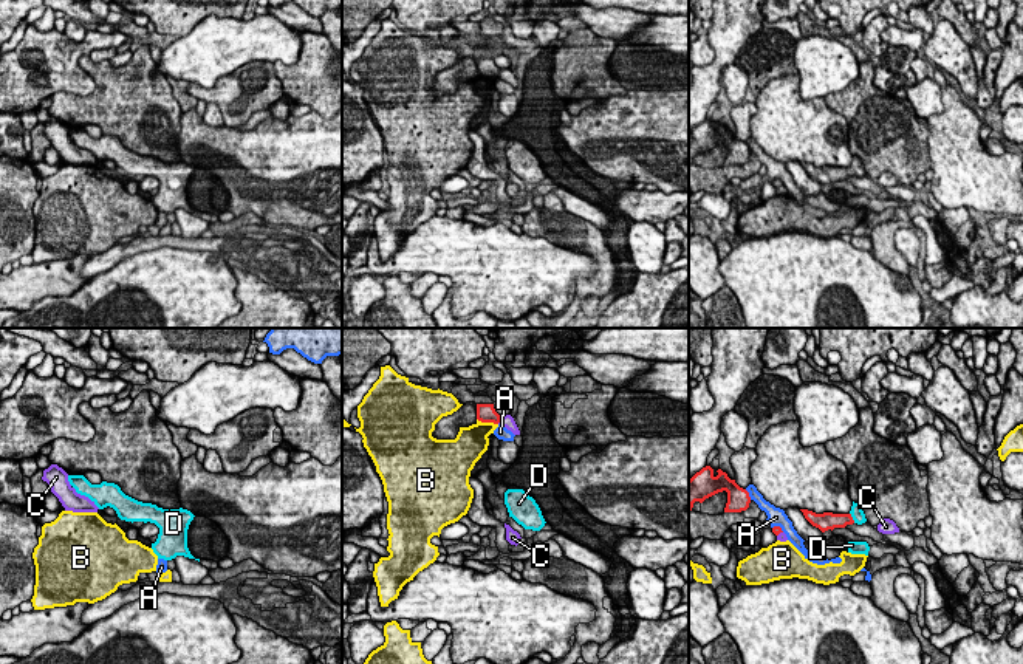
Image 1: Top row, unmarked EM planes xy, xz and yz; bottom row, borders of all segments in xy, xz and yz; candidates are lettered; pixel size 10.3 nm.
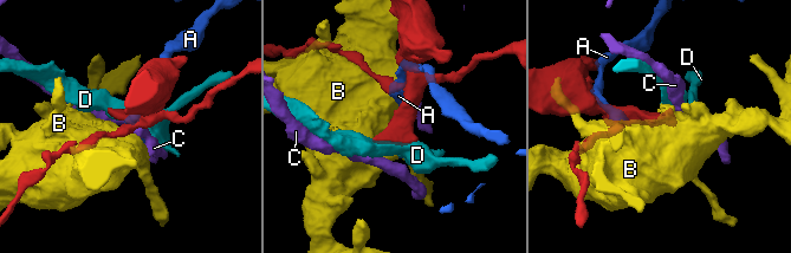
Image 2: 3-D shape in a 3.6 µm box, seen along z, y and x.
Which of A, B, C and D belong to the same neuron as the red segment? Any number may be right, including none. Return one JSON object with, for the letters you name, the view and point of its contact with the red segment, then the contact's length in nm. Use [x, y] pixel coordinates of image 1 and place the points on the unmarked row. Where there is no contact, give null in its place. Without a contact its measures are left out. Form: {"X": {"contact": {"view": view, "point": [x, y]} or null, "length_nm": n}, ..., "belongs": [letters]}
{"D": {"contact": {"view": "yz", "point": [851, 171]}, "length_nm": 120}, "belongs": ["D"]}

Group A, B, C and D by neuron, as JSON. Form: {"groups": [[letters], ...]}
{"groups": [["A"], ["B"], ["C"], ["D"]]}

